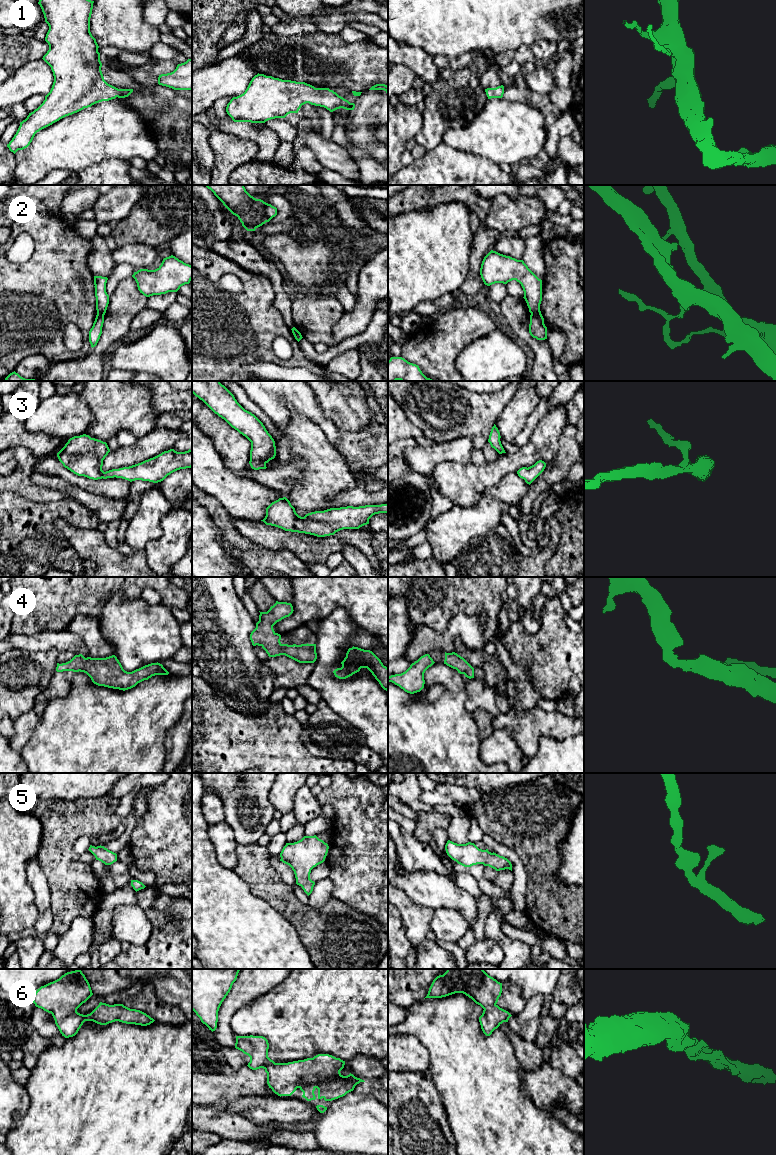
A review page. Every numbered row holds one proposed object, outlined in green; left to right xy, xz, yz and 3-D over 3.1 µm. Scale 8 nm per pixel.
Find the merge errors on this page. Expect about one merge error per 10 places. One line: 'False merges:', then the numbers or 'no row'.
False merges: 2

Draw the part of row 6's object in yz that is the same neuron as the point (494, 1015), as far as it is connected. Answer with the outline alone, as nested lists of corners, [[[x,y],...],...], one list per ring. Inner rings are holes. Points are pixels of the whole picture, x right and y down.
[[[447,969],[433,980],[425,998],[442,998],[455,993],[465,994],[484,1009],[479,1022],[486,1036],[512,1016],[497,1005],[502,983],[483,969]]]

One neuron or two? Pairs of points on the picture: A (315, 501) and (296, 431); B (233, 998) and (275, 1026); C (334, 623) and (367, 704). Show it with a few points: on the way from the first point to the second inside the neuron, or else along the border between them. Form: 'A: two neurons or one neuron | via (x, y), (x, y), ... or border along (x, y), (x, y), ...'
A: one neuron | via (315, 484), (315, 451), (313, 448)
B: two neurons | border along (265, 992), (241, 1007), (232, 1016), (230, 1023)
C: one neuron | via (331, 646), (328, 659), (328, 677), (344, 693)

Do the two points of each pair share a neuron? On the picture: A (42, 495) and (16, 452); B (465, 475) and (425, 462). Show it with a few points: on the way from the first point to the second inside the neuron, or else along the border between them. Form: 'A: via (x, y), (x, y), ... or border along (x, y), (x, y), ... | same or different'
A: via (30, 487), (23, 480), (23, 464) | same
B: border along (459, 462), (439, 462), (429, 474) | different

